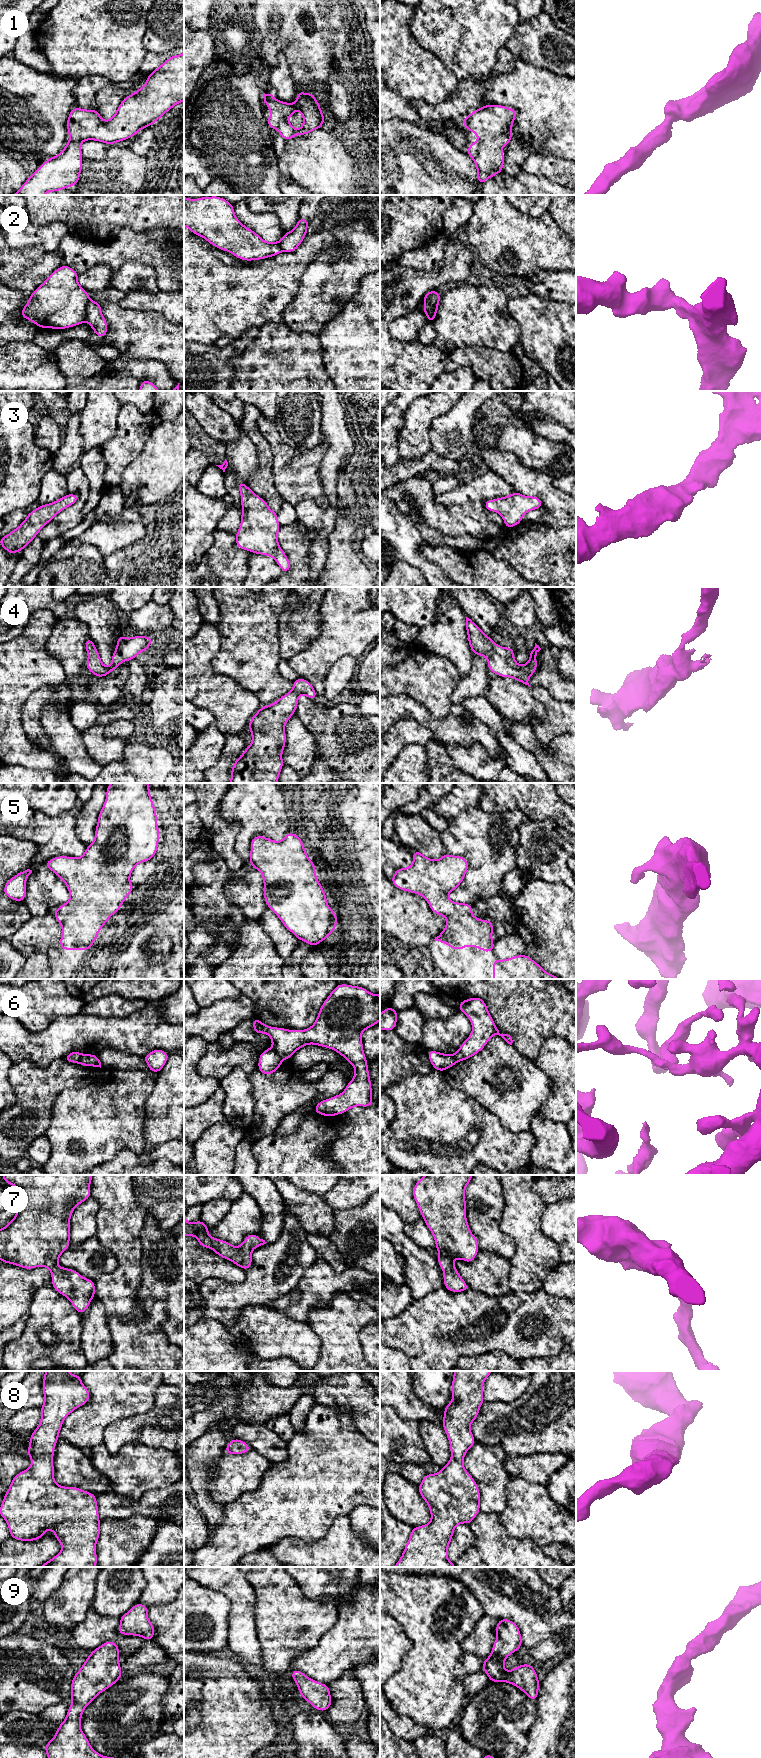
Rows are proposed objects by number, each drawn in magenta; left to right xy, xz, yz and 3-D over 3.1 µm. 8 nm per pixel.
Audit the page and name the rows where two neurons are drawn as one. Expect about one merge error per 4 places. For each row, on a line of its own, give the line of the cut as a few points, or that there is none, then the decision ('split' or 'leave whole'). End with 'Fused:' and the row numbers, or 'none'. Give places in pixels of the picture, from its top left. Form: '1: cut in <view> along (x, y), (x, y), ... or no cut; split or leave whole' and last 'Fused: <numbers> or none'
1: no cut; leave whole
2: cut in xy along (90, 300), (86, 306), (84, 320); split
3: no cut; leave whole
4: no cut; leave whole
5: no cut; leave whole
6: no cut; leave whole
7: no cut; leave whole
8: no cut; leave whole
9: no cut; leave whole
Fused: 2

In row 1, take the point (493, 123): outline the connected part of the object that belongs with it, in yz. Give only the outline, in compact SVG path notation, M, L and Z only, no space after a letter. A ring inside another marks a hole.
M484 105L483 107L471 112L461 123L468 131L477 135L478 141L468 146L467 154L473 159L477 168L477 181L482 185L489 178L498 173L502 174L504 166L504 152L498 147L505 148L512 136L512 124L515 121L517 112L513 108L503 105Z

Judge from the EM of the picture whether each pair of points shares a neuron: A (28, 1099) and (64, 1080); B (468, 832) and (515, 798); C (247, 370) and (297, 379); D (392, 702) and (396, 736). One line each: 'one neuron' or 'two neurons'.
A: one neuron
B: two neurons
C: one neuron
D: two neurons

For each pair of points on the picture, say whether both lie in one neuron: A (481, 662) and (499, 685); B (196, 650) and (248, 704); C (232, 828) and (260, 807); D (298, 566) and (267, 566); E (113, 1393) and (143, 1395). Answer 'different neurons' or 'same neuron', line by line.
A: different neurons
B: same neuron
C: different neurons
D: different neurons
E: same neuron

